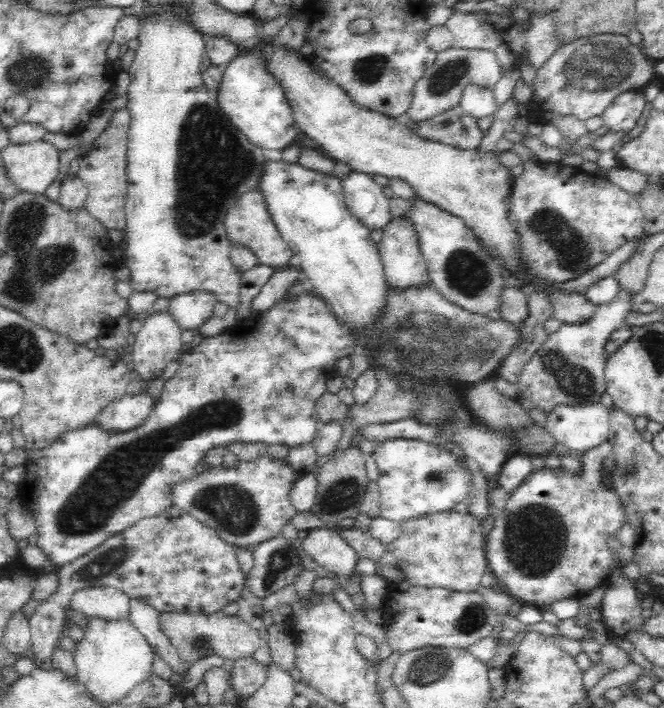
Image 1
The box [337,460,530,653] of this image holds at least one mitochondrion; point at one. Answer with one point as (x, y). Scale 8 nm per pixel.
(472, 618)

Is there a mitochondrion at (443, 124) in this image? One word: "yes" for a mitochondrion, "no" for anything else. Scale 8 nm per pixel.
yes

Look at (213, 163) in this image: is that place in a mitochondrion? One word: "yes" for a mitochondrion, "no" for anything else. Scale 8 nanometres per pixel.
yes

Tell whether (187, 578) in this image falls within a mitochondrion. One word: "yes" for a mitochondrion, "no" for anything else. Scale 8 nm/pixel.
no

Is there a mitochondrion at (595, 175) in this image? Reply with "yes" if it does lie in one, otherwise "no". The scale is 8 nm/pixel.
no

